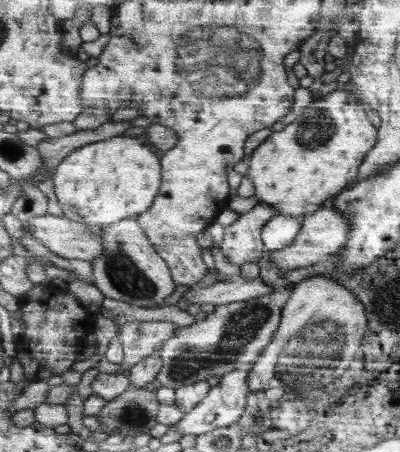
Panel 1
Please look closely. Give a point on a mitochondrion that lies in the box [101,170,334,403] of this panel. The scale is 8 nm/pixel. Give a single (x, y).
(239, 331)

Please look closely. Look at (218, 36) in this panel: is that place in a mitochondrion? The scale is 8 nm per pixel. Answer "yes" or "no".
yes

